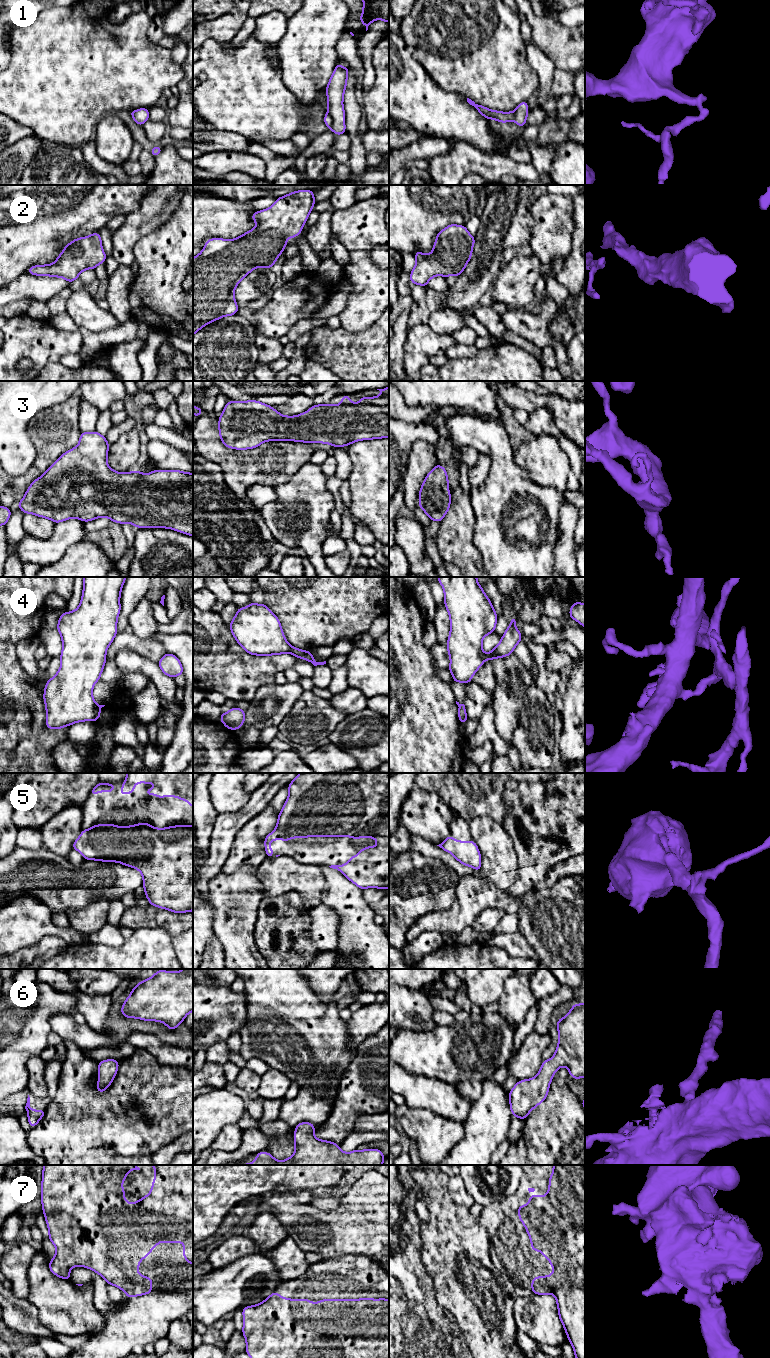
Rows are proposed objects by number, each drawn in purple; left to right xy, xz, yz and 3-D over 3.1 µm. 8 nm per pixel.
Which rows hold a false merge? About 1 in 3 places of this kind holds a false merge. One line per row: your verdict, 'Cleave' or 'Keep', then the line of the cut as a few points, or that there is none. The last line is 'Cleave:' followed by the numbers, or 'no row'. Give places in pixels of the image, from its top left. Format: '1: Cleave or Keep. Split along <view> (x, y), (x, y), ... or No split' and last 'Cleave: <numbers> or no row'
1: Cleave. Split along xz (327, 112), (332, 118), (332, 126), (330, 128)
2: Keep. No split
3: Keep. No split
4: Cleave. Split along xy (97, 704), (93, 720)
5: Keep. No split
6: Keep. No split
7: Keep. No split
Cleave: 1, 4

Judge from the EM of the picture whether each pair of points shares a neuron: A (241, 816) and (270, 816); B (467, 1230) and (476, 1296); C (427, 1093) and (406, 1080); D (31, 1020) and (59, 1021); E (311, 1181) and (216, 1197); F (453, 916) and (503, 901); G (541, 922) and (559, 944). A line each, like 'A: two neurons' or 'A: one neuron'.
A: two neurons
B: one neuron
C: one neuron
D: two neurons
E: one neuron
F: one neuron
G: one neuron

